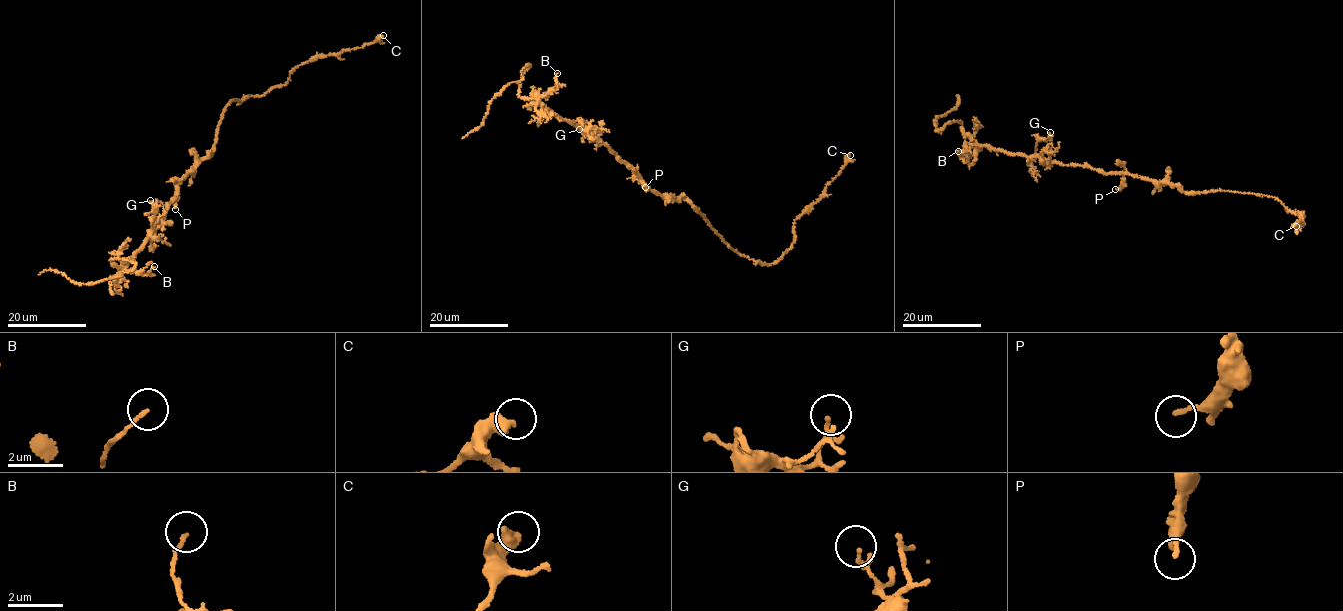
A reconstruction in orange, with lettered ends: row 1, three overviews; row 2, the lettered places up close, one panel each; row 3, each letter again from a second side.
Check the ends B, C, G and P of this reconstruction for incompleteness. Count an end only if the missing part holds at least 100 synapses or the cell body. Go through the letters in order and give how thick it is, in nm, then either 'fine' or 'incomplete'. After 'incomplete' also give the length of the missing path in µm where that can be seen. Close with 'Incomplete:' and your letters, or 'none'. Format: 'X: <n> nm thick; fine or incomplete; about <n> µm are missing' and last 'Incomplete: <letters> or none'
B: 110 nm thick; fine
C: 360 nm thick; fine
G: 110 nm thick; fine
P: 160 nm thick; fine
Incomplete: none

